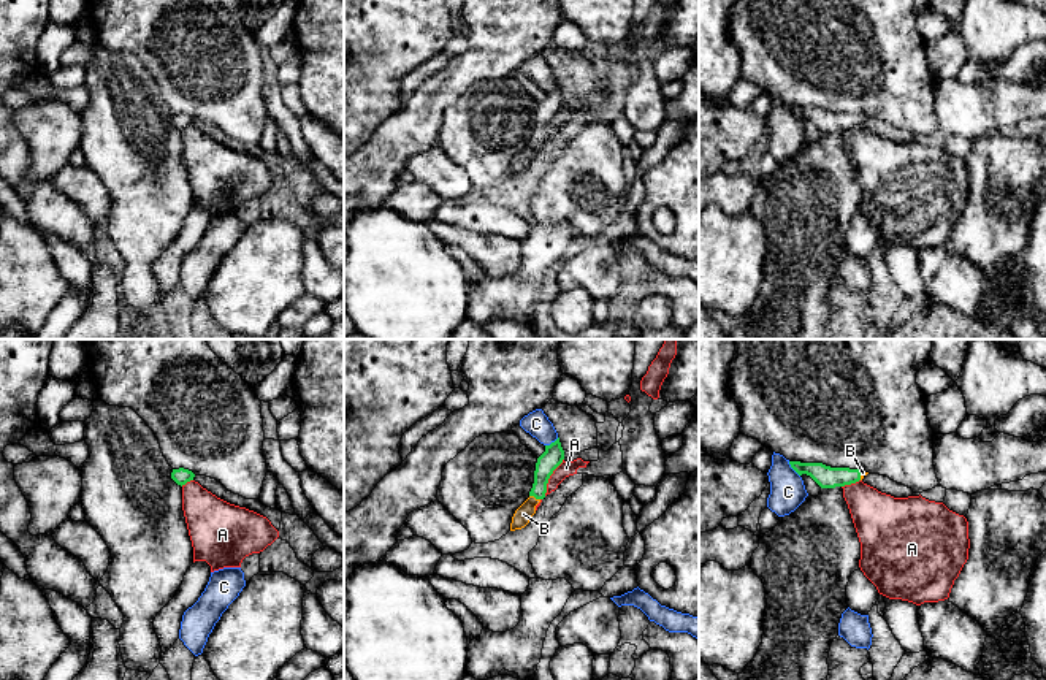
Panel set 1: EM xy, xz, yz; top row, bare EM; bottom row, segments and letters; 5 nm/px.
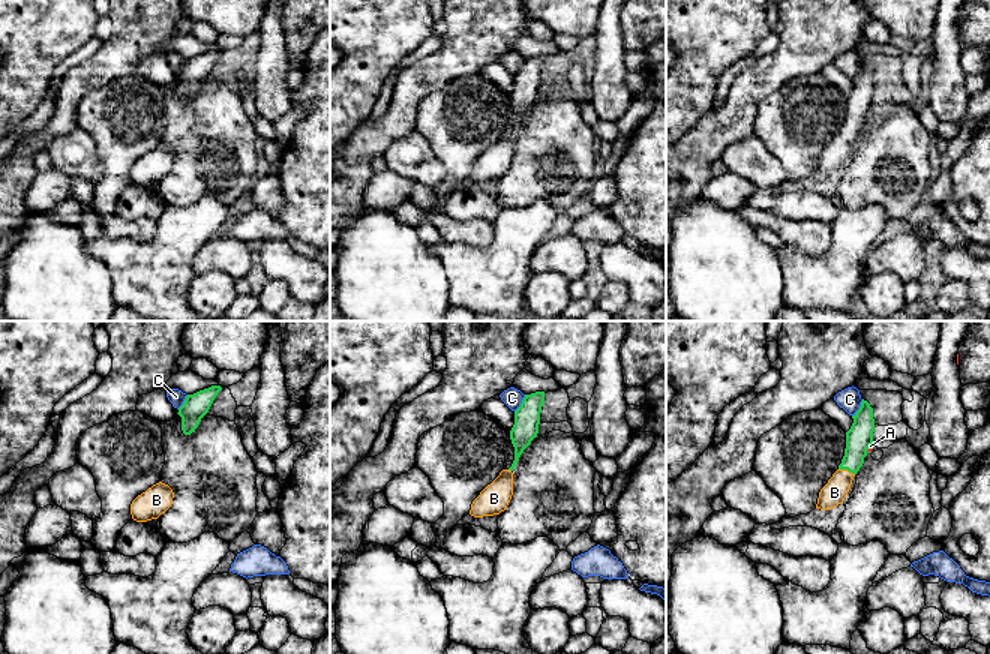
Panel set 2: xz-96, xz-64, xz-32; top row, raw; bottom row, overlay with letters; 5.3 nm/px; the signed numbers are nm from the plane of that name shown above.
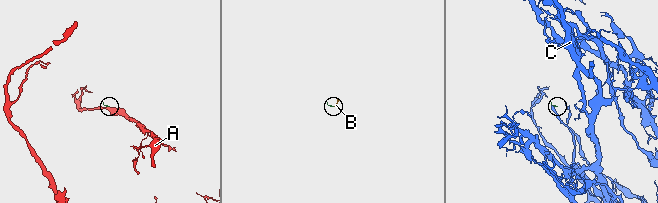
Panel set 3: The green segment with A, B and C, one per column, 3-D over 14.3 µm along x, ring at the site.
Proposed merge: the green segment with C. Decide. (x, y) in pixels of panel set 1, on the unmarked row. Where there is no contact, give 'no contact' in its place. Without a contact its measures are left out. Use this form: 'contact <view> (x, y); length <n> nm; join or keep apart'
contact yz (793, 113); length 100 nm; keep apart

